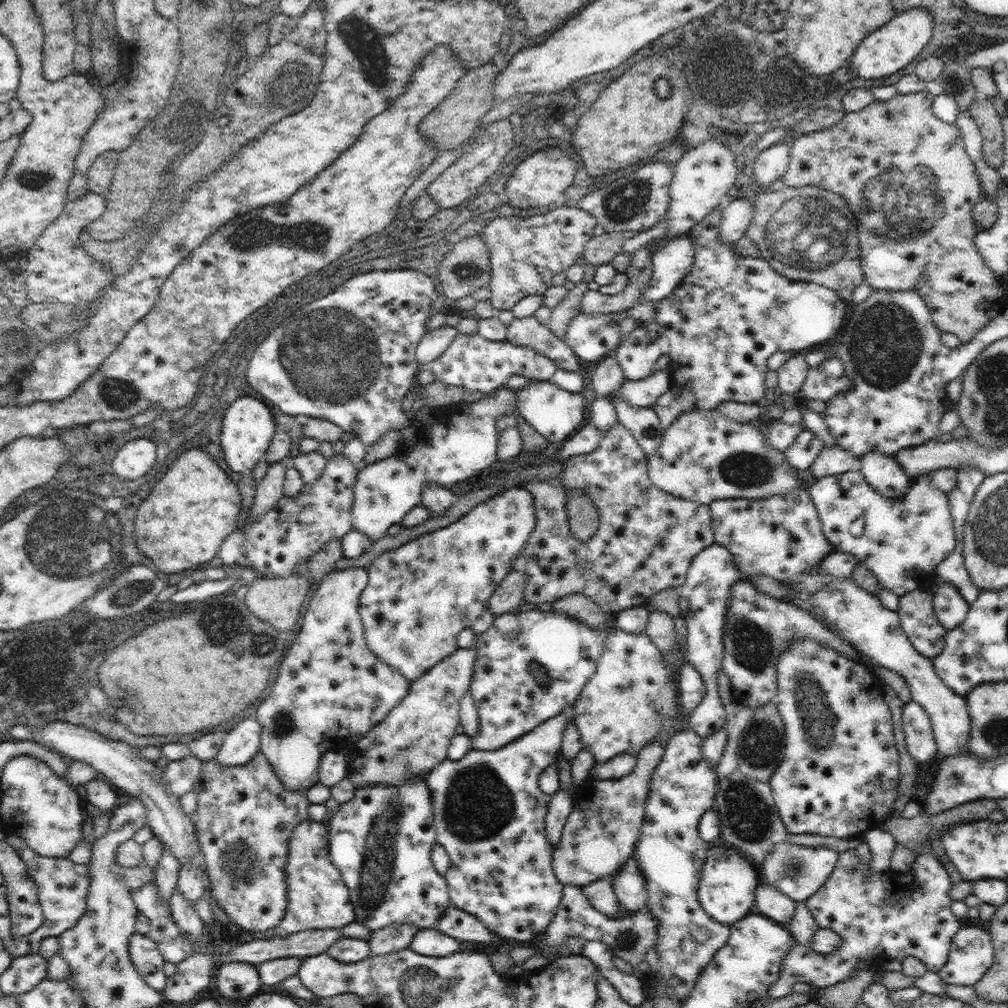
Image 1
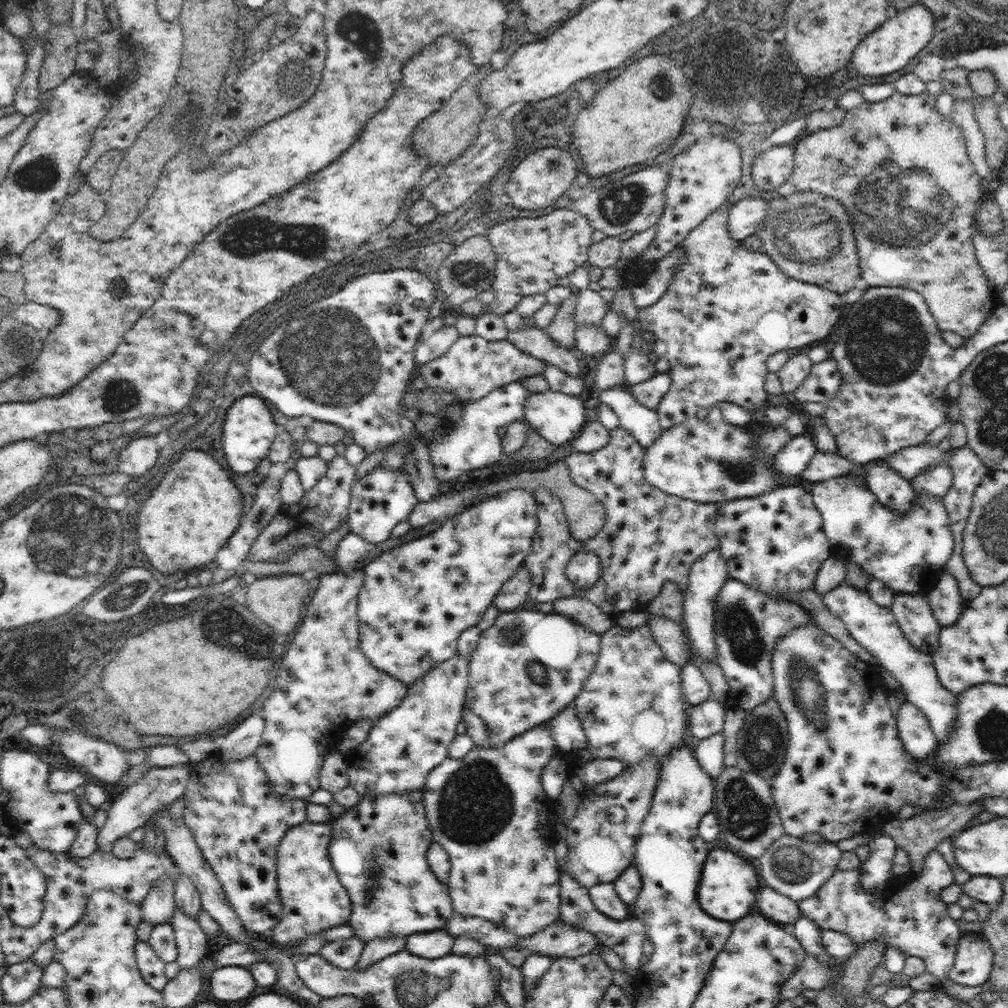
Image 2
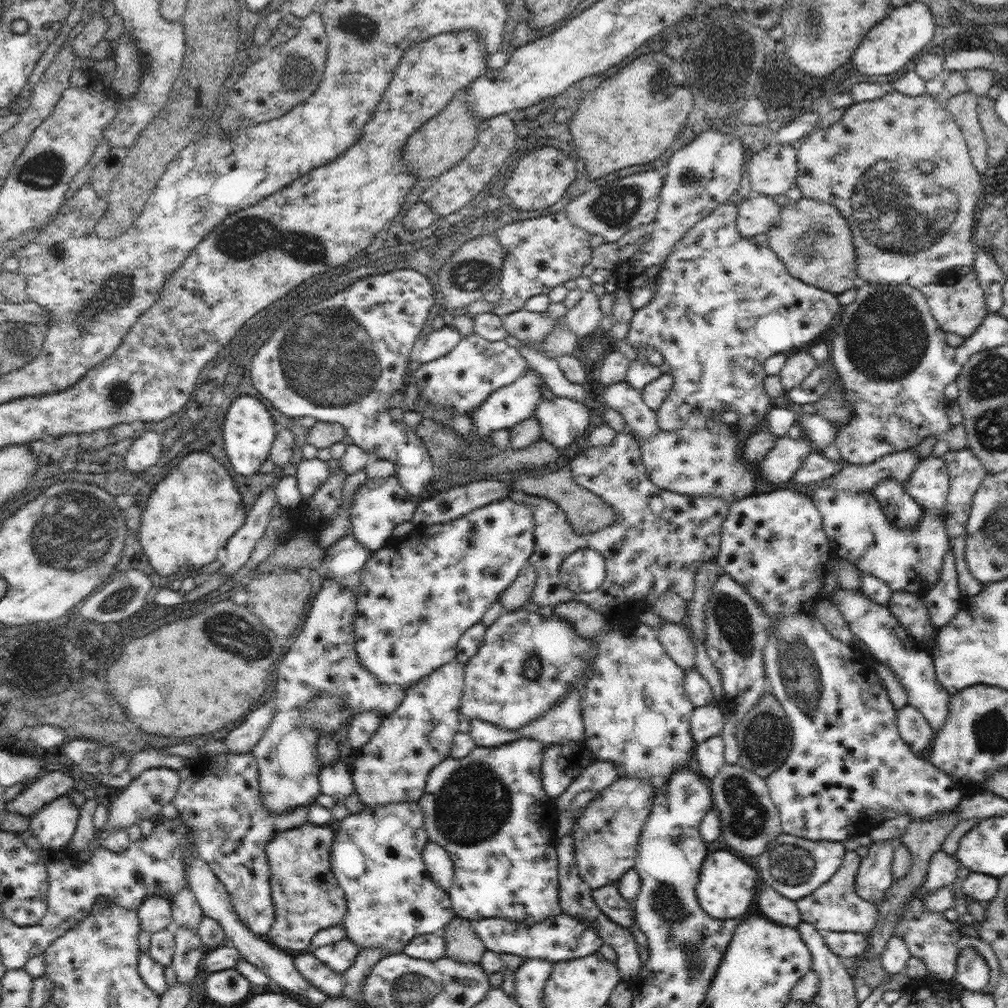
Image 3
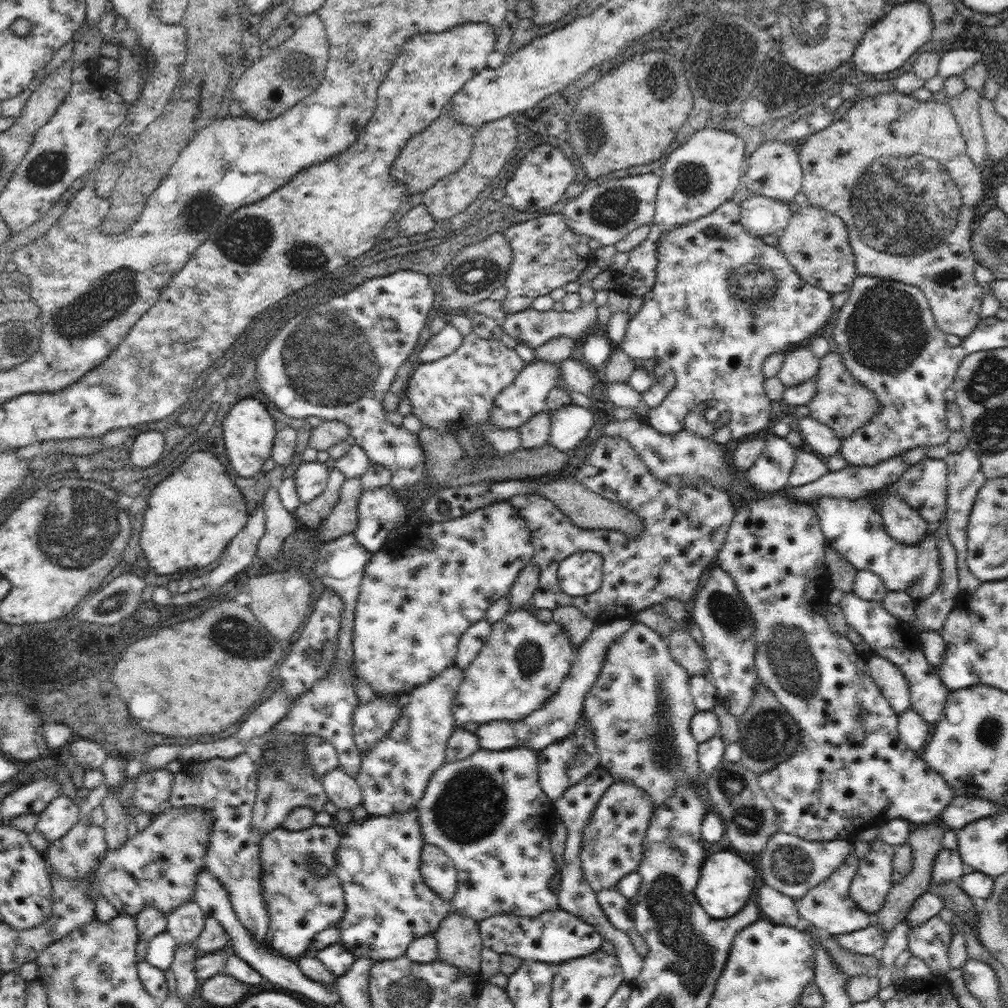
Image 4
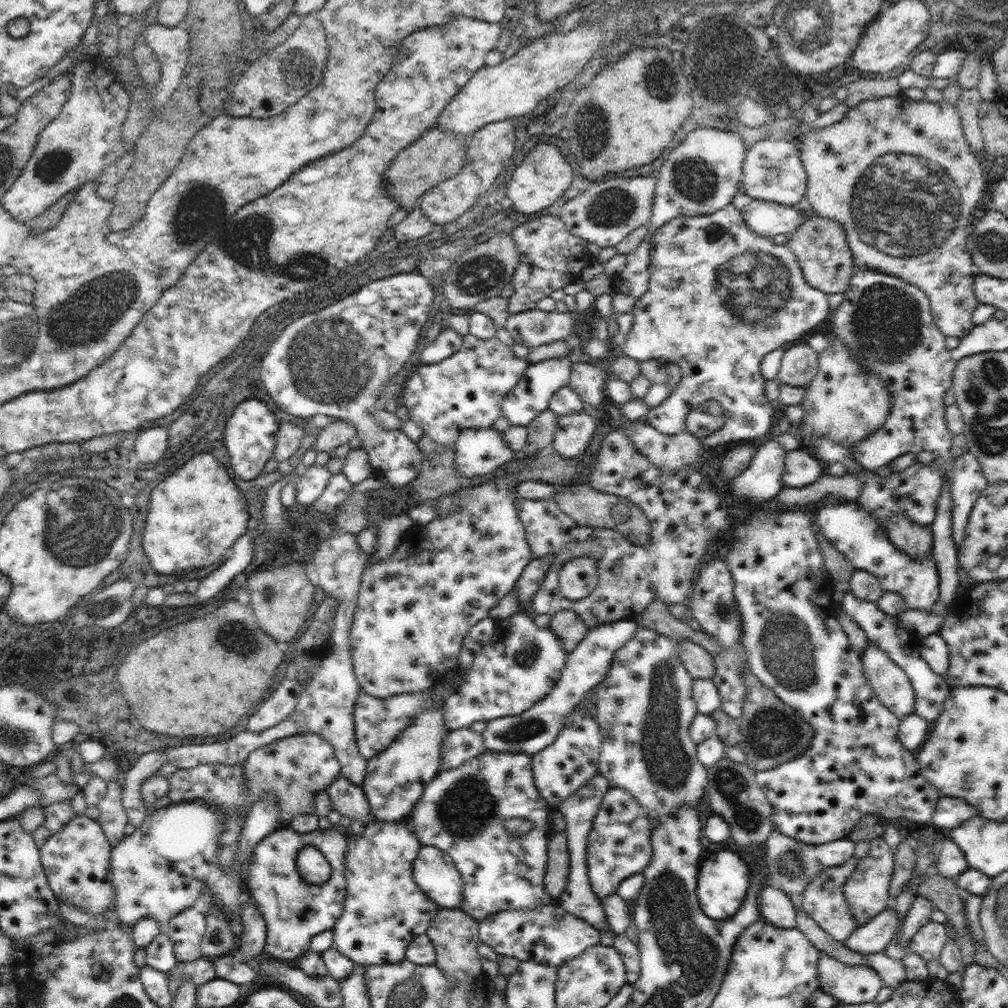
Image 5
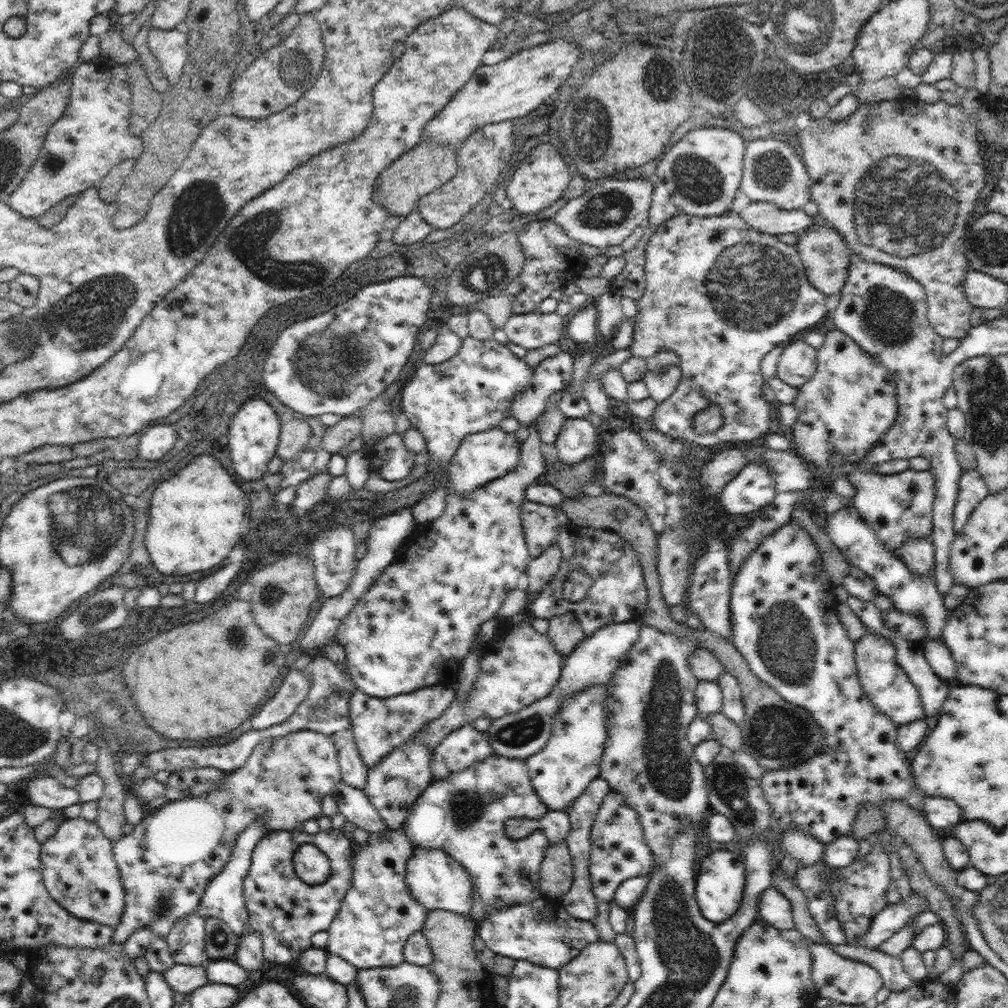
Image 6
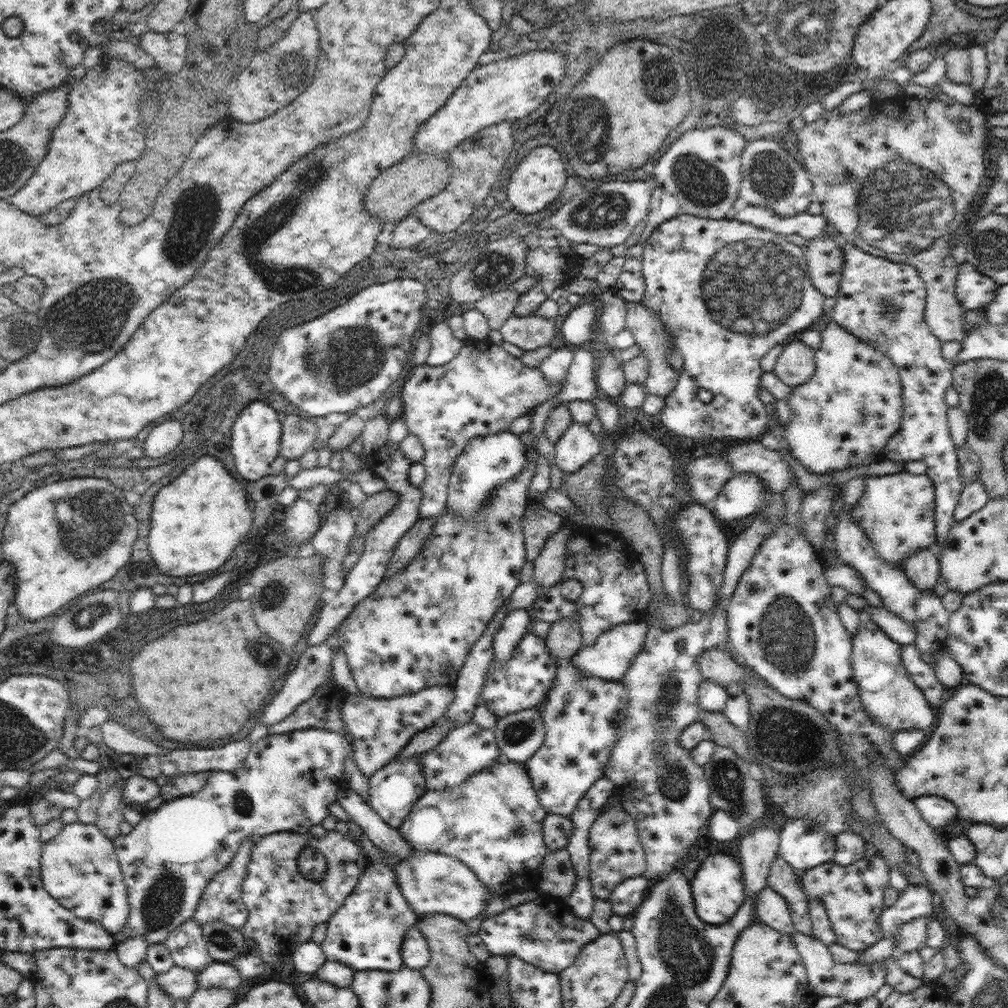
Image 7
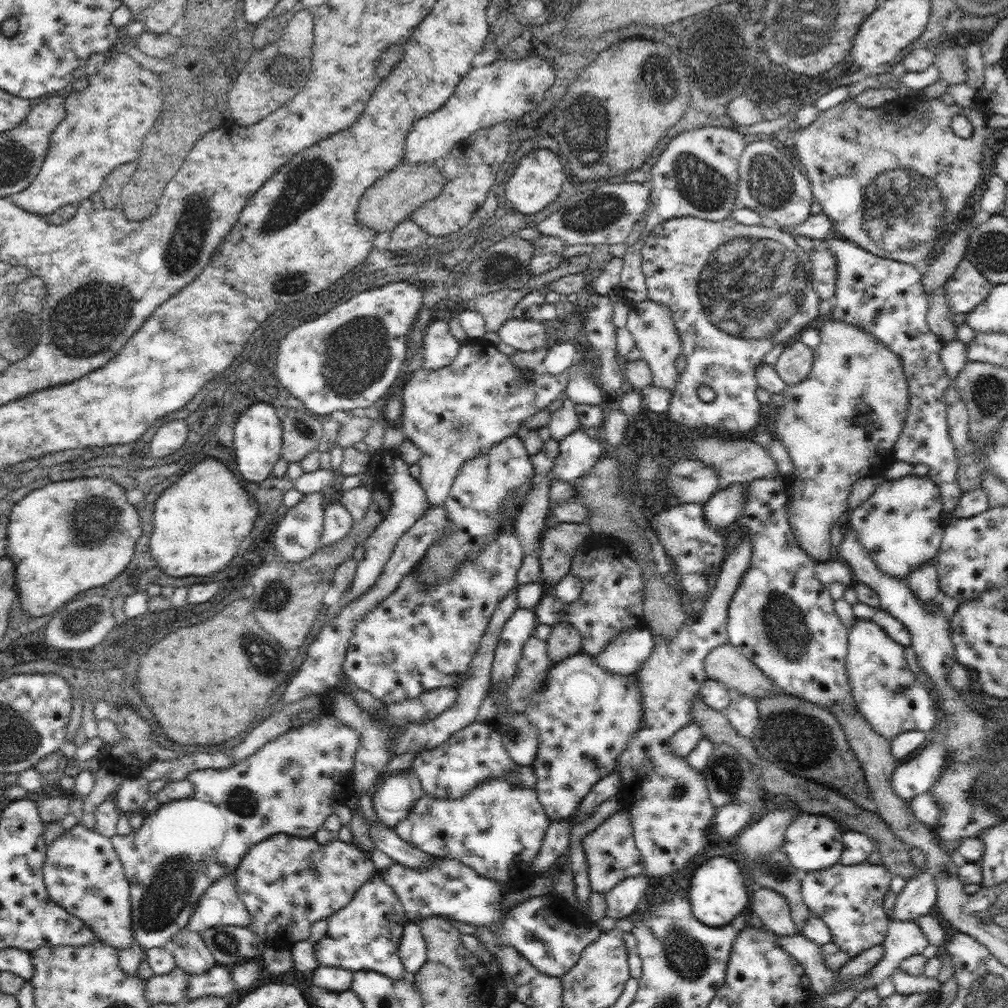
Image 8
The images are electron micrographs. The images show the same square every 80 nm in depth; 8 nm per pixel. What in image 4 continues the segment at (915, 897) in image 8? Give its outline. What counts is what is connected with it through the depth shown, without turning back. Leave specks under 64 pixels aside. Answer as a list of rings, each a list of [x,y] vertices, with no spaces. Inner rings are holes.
[[[872,925],[846,934],[832,935],[843,949],[854,954],[879,954],[885,943],[885,932],[880,925]]]

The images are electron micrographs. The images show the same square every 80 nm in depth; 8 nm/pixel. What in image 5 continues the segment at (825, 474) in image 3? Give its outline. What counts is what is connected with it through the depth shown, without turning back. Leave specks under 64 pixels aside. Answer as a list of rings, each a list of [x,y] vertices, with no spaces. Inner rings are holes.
[[[804,448],[787,451],[783,466],[782,484],[788,488],[810,486],[825,472],[826,467],[812,452]]]

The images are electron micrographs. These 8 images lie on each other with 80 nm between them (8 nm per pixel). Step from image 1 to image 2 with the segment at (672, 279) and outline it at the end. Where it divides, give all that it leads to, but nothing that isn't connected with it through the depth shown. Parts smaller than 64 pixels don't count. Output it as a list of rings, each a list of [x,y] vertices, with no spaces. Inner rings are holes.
[[[678,244],[668,256],[657,264],[657,268],[647,275],[644,282],[632,288],[634,304],[637,307],[649,307],[658,302],[669,287],[670,279],[684,257],[685,252]]]

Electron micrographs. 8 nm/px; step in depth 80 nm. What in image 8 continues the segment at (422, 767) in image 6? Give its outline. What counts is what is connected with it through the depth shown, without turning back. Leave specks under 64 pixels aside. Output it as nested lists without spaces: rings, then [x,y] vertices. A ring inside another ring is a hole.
[[[413,768],[381,773],[372,789],[373,808],[382,823],[395,828],[424,794]]]

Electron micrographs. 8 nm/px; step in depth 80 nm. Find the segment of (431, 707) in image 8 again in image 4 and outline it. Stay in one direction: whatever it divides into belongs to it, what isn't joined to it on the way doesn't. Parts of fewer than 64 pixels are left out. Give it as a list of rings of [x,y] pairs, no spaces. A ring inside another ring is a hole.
[[[374,699],[357,707],[353,729],[355,743],[361,753],[366,754],[391,731],[403,711],[402,702]]]

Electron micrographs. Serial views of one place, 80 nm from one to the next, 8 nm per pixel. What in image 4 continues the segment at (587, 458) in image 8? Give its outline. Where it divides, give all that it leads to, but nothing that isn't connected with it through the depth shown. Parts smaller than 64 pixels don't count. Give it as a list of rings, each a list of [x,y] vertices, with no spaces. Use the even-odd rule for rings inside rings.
[[[574,402],[552,412],[549,442],[565,453],[574,450],[594,426],[594,417],[591,408],[586,409]]]

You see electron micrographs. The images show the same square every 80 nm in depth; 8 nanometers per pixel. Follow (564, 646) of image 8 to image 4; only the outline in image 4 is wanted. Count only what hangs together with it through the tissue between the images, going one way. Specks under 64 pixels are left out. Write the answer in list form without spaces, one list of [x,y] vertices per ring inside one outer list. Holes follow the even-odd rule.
[[[562,606],[553,610],[553,621],[567,632],[572,646],[582,646],[597,625],[582,610],[574,606]]]

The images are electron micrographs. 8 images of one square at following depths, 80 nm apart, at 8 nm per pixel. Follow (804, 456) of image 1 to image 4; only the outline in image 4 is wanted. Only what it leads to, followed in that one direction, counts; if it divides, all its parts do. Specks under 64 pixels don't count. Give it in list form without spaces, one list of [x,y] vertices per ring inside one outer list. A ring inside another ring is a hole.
[[[770,434],[765,449],[756,462],[744,472],[744,476],[758,492],[783,490],[788,486],[789,474],[797,454],[803,449],[807,448],[794,448],[785,438]]]

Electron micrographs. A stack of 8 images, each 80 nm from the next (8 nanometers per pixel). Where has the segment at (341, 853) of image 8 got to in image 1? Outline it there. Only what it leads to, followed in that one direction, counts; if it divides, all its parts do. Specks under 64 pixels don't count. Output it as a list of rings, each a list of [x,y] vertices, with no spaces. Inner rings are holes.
[[[305,820],[295,826],[287,852],[287,907],[284,918],[275,926],[275,934],[290,936],[303,930],[342,928],[355,921],[354,905],[340,871],[330,858],[326,821]]]

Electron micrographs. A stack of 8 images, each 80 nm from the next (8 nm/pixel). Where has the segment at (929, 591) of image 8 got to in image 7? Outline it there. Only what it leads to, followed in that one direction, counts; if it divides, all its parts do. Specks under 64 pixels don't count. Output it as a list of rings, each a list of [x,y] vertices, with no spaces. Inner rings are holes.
[[[932,548],[910,555],[902,568],[908,580],[922,591],[932,591],[940,579],[939,560]]]

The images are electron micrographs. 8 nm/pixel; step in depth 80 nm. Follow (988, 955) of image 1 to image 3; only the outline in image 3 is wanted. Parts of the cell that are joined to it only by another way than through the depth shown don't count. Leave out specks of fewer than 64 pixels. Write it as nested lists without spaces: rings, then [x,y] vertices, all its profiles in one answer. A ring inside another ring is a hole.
[[[974,947],[963,948],[957,958],[956,982],[972,992],[982,992],[990,980],[990,967]]]

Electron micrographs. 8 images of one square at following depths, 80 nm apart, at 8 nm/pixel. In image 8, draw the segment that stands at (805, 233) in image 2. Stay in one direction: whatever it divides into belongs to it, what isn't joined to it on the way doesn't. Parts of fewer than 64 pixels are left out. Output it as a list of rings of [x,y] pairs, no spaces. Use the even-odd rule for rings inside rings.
[[[817,243],[817,247],[810,253],[811,283],[821,300],[834,298],[837,264],[836,257],[829,248]]]

